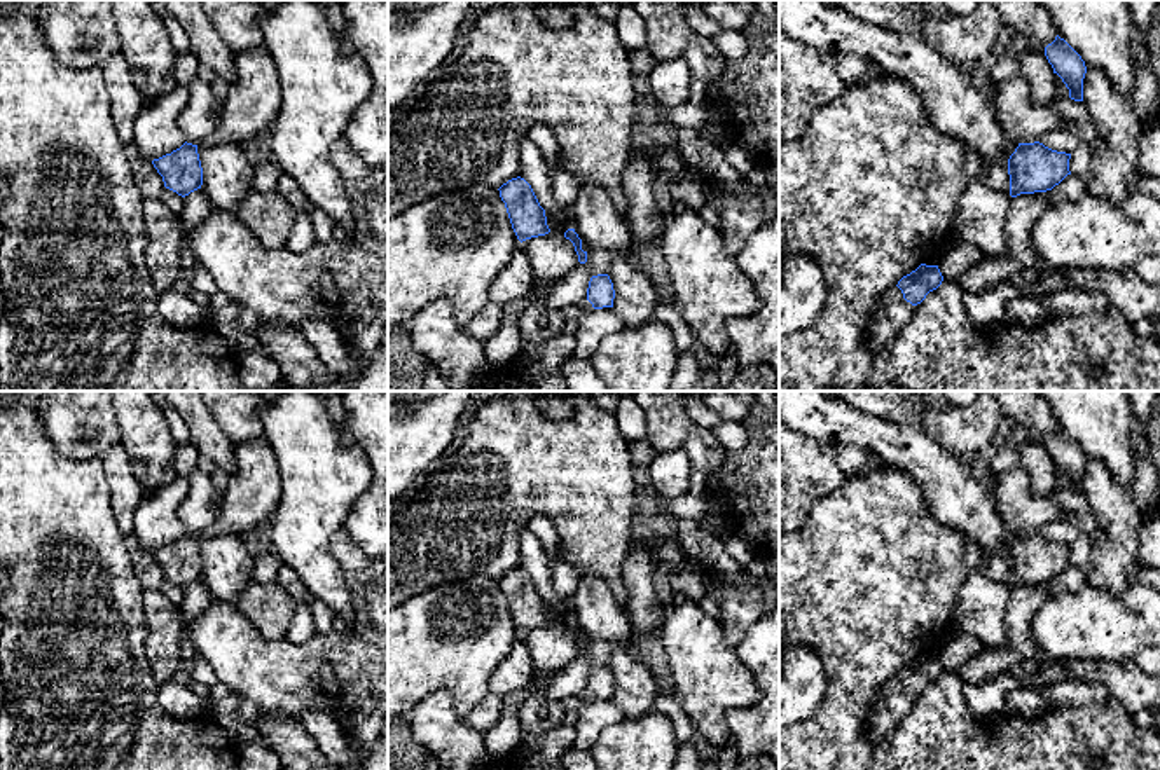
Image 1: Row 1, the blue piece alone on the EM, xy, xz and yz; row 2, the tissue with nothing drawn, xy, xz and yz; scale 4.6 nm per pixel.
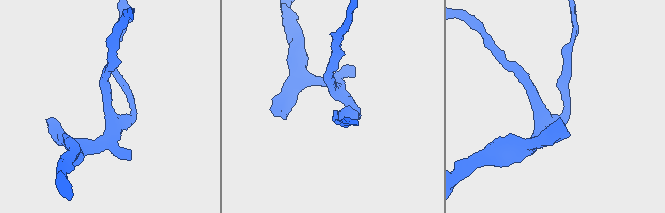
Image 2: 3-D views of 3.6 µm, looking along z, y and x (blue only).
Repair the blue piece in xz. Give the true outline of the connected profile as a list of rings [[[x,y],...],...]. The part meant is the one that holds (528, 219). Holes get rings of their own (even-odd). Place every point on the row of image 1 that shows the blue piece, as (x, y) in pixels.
[[[512,178],[498,190],[512,229],[521,243],[550,232],[545,210],[540,206],[531,185],[524,178]]]

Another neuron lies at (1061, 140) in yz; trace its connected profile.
[[[1055,129],[1055,131],[1045,133],[1038,138],[1038,141],[1052,150],[1066,152],[1071,155],[1076,152],[1076,148],[1081,143],[1080,138],[1071,134],[1067,129]]]

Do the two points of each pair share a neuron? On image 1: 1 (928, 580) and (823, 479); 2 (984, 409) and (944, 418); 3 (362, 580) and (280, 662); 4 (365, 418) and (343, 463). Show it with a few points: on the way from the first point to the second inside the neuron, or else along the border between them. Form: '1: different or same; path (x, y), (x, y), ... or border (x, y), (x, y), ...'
1: different; border (846, 479), (811, 510), (807, 519)
2: same; path (973, 418), (954, 418)
3: same; path (362, 611), (362, 625), (325, 662), (311, 662)
4: different; border (339, 426), (345, 439), (353, 442), (369, 463)

